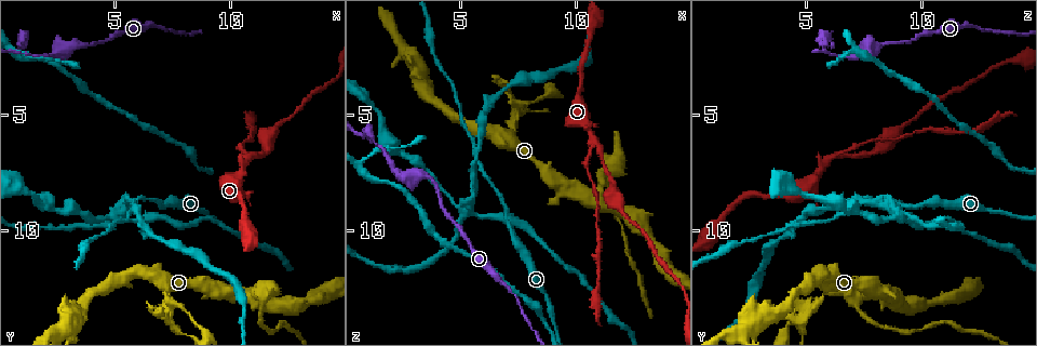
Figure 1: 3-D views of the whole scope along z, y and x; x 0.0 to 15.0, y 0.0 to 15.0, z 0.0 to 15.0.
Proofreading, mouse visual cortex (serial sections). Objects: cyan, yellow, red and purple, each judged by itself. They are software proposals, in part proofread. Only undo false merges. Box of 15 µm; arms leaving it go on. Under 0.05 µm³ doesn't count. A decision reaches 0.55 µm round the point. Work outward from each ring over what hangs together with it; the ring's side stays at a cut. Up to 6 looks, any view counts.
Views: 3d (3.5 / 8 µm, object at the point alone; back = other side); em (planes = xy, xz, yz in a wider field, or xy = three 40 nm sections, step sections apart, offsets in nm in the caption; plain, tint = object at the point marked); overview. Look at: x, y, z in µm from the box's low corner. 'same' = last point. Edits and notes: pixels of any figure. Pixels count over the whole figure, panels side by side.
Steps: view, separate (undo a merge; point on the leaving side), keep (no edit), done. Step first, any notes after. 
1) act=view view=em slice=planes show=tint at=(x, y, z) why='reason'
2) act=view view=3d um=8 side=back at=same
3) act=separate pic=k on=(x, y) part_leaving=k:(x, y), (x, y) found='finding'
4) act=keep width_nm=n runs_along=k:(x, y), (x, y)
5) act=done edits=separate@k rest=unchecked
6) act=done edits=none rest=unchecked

act=view view=3d um=3.5 at=(6.0, 8.7, 7.4) why='four arms meet'

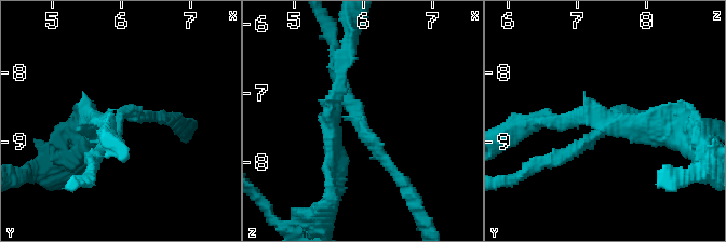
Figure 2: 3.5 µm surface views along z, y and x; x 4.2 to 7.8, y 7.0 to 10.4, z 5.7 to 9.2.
act=view view=em slice=xy step=1 show=tint at=(5.90, 8.75, 7.40) why='now the EM'

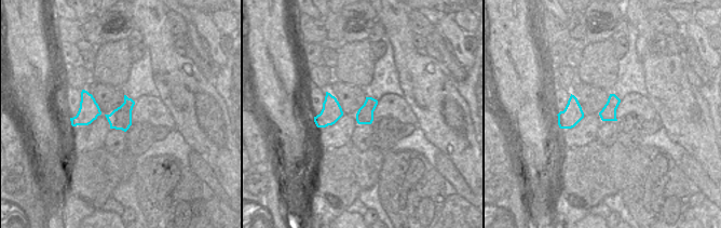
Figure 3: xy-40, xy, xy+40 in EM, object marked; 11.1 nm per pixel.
act=separate pic=2 on=(635, 125) width_nm=190 part_leaving=2:(606, 124), (683, 135), (700, 148) found='two cells meet here'

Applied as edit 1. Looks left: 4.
act=view view=em slice=planes show=tint at=(10.9, 6.8, 6.1) why='three-way junction'

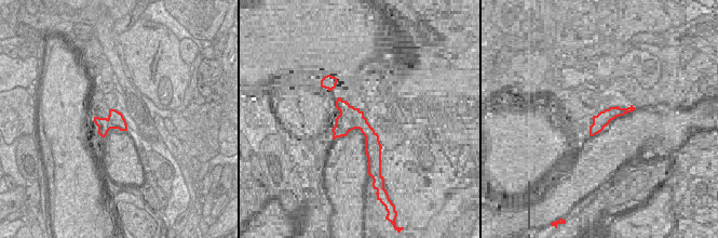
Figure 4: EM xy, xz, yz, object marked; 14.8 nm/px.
act=view view=3d um=3.5 at=same

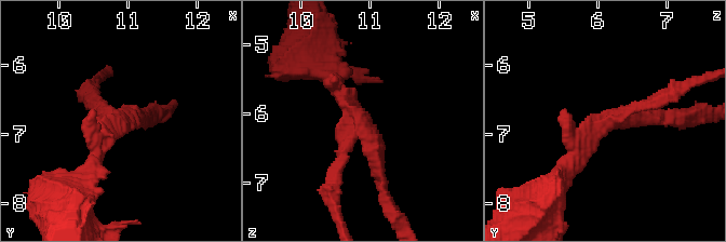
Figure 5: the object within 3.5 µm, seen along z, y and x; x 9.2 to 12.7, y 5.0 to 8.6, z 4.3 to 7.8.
act=separate pic=5 on=(338, 163) arms=3 part_leaving=5:(350, 132), (331, 173), (337, 220) found='a second cell is stuck on'

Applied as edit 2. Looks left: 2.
act=view view=3d um=3.5 at=(1.1, 2.4, 6.1) why='three-way junction'

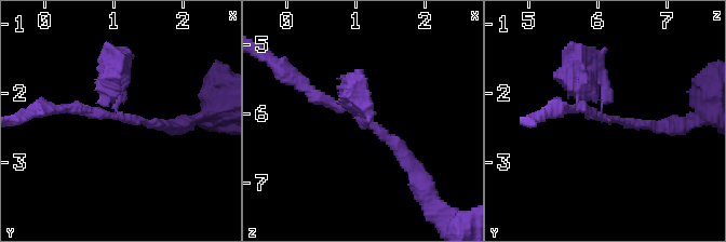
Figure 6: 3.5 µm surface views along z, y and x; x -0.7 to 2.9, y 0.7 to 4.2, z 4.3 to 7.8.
act=keep runs_along=6:(648, 125), (602, 119), (607, 89), (579, 63) found='one cell here'

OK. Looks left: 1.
act=done edits=separate@2,separate@5 rest=unchecked

